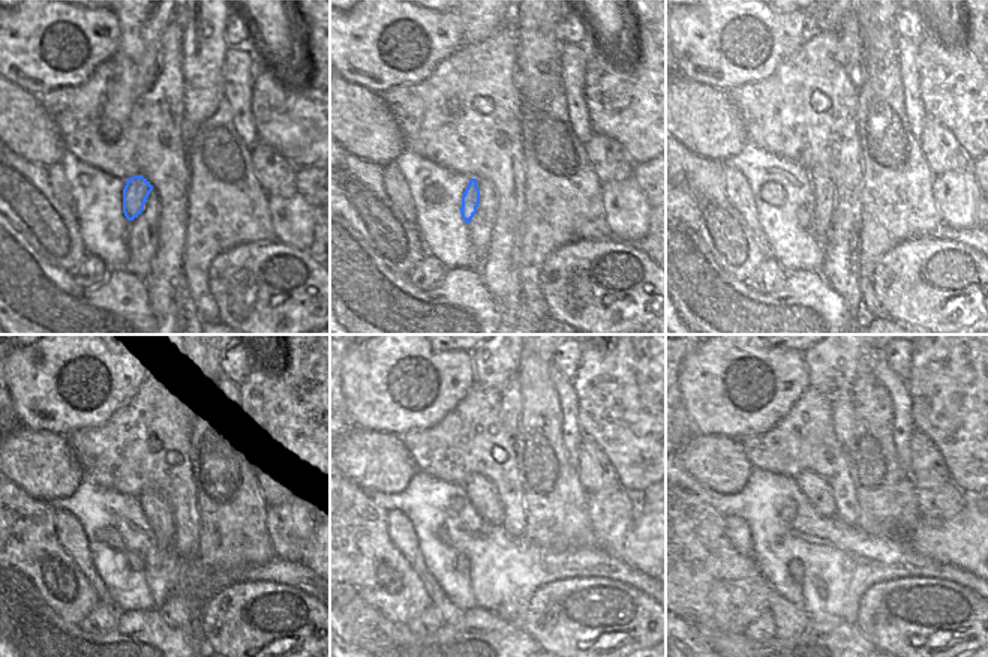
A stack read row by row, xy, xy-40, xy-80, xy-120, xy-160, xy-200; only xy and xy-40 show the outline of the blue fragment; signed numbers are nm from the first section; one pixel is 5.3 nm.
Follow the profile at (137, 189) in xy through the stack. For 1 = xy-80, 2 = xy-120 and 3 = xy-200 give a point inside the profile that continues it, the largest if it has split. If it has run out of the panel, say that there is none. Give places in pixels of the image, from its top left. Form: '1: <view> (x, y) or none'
1: xy-80 (804, 215)
2: xy-120 (134, 561)
3: xy-200 (795, 567)

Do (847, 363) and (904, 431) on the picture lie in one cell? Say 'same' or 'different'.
same

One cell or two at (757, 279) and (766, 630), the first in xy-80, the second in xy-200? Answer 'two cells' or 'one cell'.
one cell

